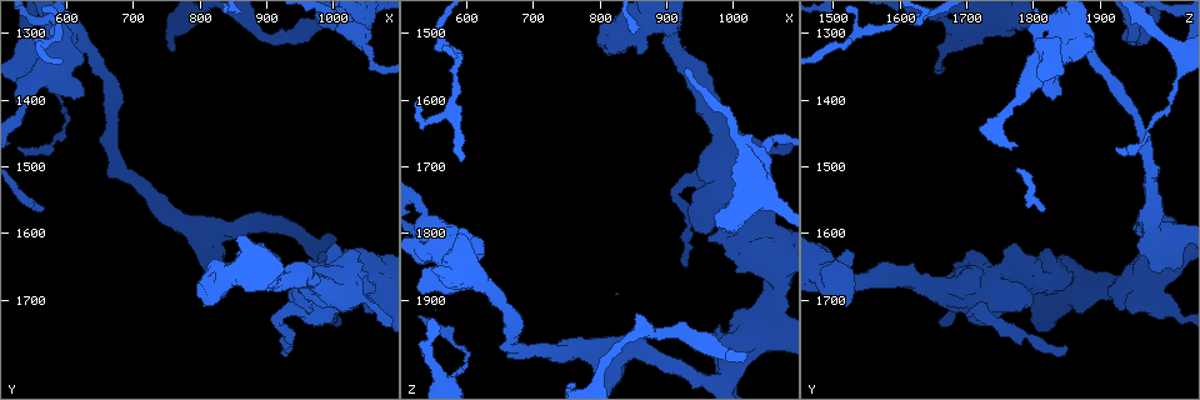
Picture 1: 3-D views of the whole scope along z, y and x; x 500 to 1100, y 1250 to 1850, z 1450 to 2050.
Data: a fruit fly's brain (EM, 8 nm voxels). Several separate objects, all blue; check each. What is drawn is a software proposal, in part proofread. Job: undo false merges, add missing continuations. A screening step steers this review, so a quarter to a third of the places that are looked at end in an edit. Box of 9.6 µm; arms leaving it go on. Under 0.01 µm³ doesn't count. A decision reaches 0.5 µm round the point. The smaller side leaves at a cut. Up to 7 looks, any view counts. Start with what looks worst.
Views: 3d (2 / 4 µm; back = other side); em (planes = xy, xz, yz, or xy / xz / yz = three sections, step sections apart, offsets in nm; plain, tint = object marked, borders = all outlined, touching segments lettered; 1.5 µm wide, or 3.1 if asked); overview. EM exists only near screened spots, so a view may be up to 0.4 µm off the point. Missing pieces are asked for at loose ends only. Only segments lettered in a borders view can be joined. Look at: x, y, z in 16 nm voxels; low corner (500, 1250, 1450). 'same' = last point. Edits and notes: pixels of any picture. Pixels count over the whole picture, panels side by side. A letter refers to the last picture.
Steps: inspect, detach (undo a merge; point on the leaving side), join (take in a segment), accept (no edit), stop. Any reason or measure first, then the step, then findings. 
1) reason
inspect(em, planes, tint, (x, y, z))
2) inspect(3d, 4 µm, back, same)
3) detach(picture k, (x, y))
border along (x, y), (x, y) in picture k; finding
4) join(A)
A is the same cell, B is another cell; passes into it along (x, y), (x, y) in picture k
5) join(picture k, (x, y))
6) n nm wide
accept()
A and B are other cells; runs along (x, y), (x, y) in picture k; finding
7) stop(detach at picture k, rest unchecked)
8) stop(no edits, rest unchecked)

an open end
inspect(em, planes, tint, (565, 1560, 1810))

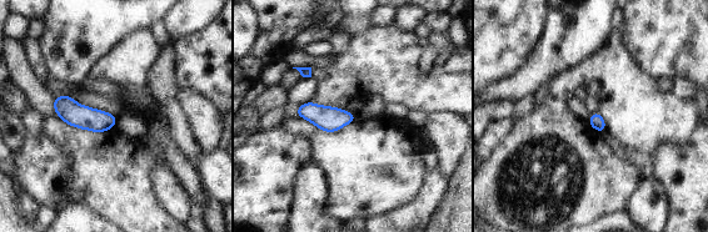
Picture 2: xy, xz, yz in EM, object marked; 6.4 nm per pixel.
inspect(em, planes, borders, same)

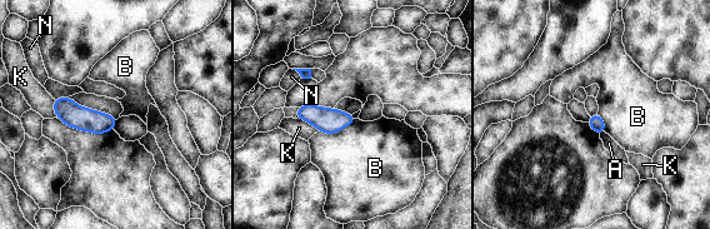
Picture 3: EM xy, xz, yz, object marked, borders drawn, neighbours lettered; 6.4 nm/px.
accept()
A, B, K and N are other cells; border along (356, 119), (336, 132), (319, 132) in picture 3; no lettered segment goes on from it

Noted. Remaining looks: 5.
branch stops here
inspect(3d, 4 µm, back, (610, 1345, 1805))

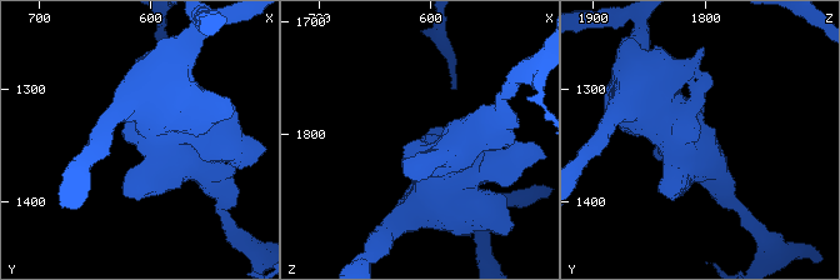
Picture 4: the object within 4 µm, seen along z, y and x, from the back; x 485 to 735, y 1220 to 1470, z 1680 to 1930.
inspect(em, planes, borders, (614, 1346, 1804))

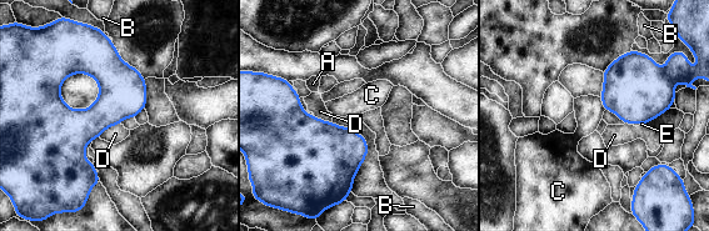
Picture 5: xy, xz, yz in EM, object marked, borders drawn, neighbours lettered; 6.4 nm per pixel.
accept()
A, B, C, D and E are other cells; border along (600, 96), (605, 109) in picture 5; none of them fits

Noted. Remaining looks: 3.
thin neck
inspect(em, planes, tint, (595, 1405, 2005))

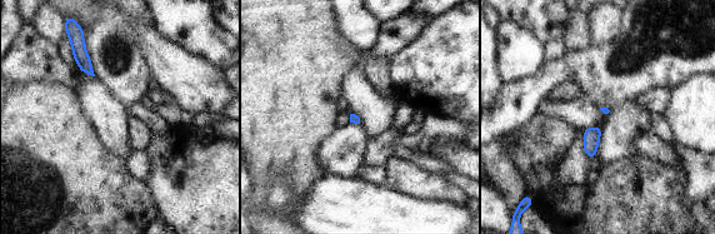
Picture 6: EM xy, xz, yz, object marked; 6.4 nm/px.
see the neighbours
inspect(em, planes, borders, same)

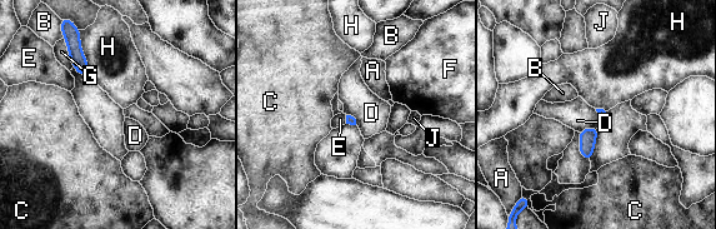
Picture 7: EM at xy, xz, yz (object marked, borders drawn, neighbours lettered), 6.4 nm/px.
accept()
A, B, C, D, E, F, G, H and J are other cells; border along (597, 125), (579, 132) in picture 7; all the same neuron

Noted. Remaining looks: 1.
stop(no edits, rest unchecked)

